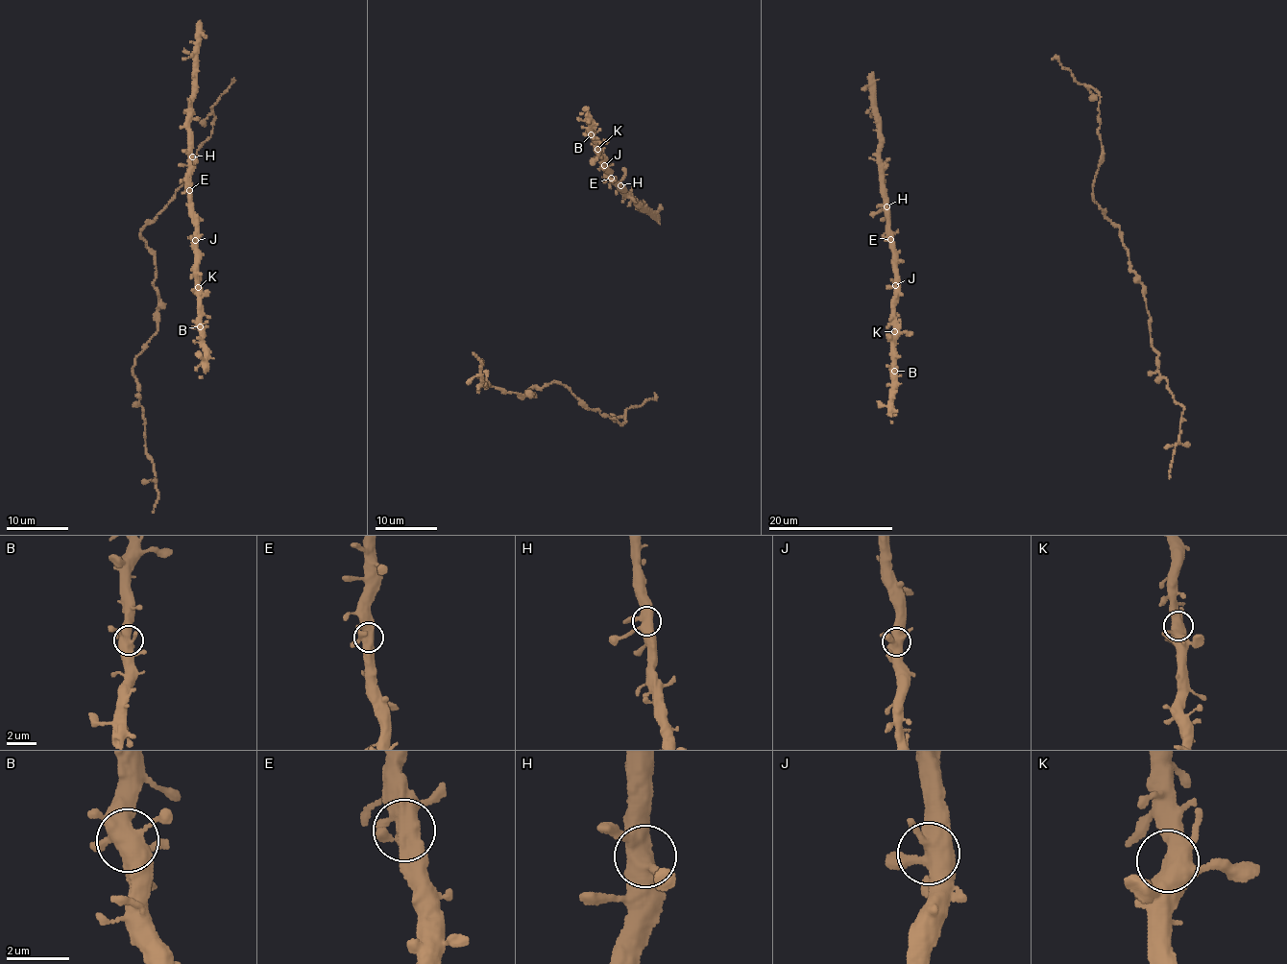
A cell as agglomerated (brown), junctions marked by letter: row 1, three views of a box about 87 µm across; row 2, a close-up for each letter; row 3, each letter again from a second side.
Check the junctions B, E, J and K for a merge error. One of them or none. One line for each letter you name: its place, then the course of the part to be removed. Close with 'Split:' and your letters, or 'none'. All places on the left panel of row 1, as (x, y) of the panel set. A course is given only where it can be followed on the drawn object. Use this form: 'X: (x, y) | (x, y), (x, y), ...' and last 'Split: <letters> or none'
Split: none

